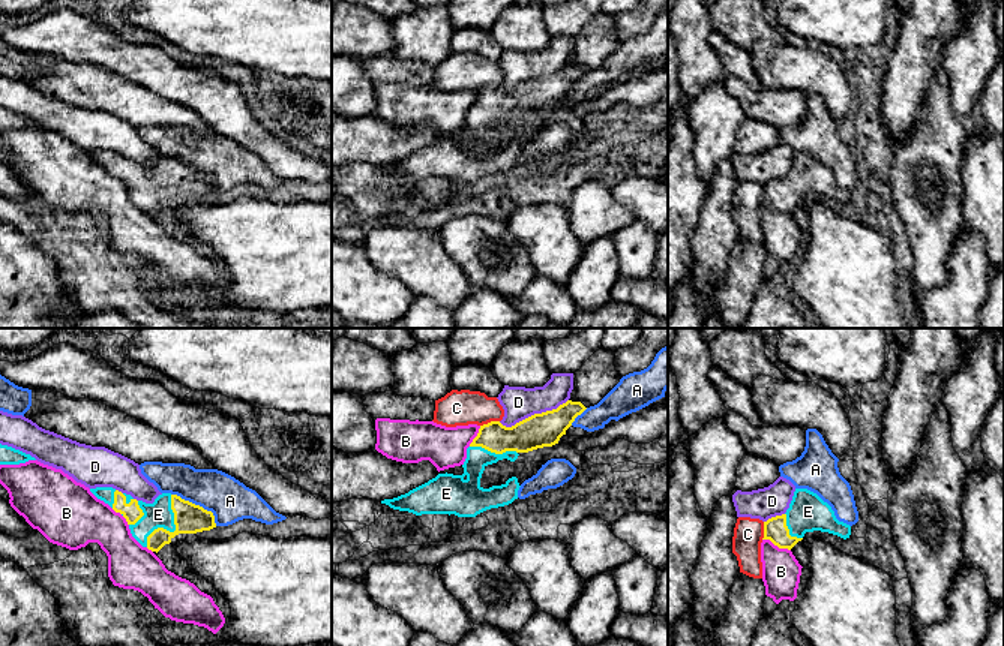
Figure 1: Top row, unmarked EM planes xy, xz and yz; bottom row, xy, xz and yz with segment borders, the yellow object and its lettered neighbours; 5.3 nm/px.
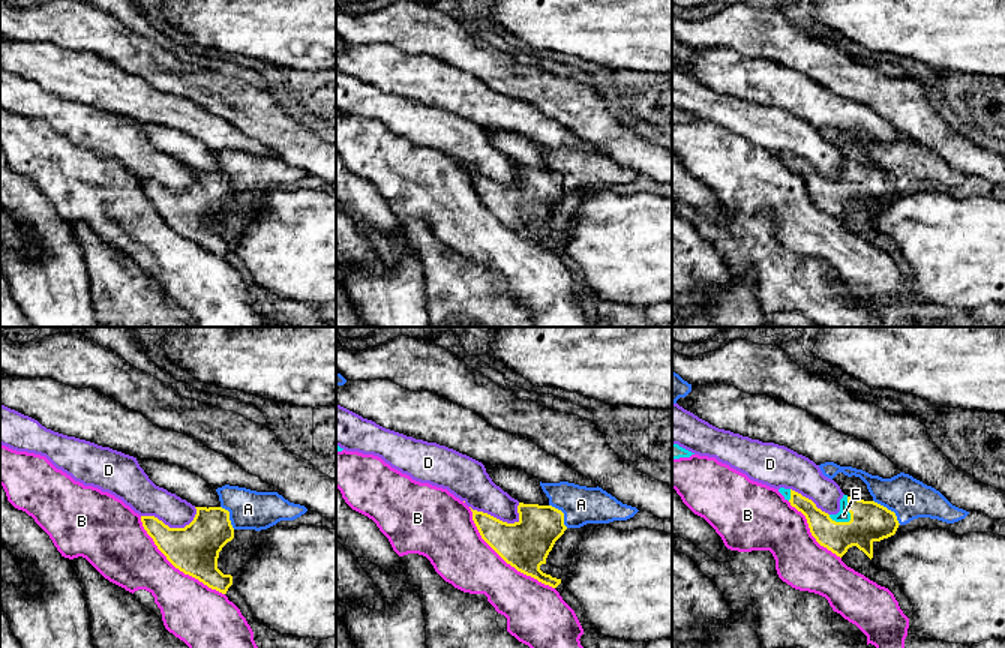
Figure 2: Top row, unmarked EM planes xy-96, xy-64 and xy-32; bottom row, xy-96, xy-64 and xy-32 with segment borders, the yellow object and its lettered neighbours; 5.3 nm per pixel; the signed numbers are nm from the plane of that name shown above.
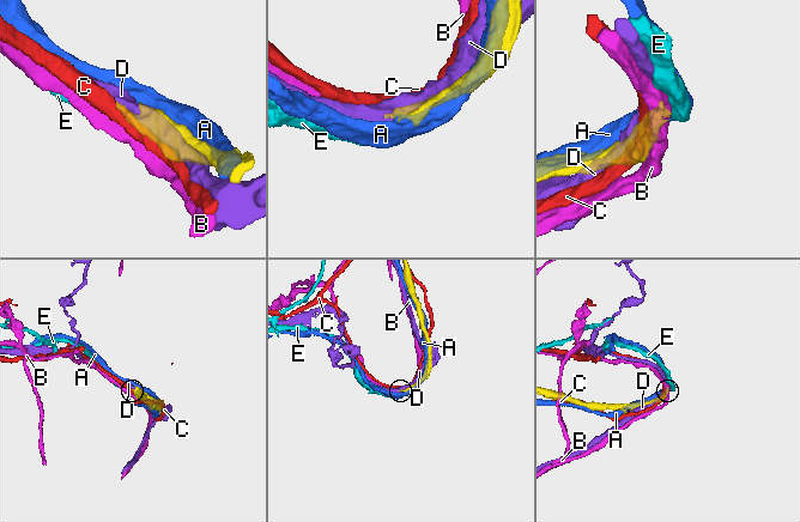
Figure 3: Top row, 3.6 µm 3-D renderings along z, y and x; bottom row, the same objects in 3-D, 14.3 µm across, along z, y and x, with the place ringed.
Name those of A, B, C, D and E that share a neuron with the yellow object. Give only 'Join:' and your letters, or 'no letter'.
Join: E

